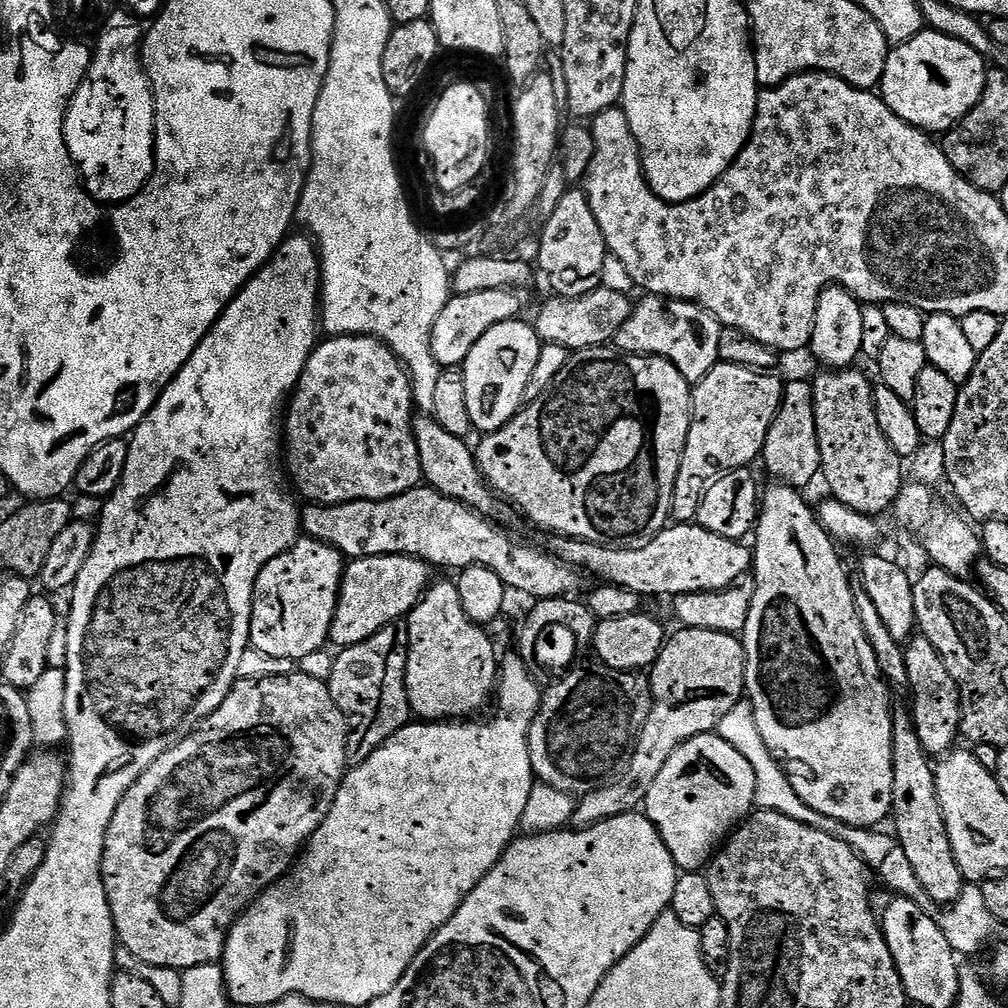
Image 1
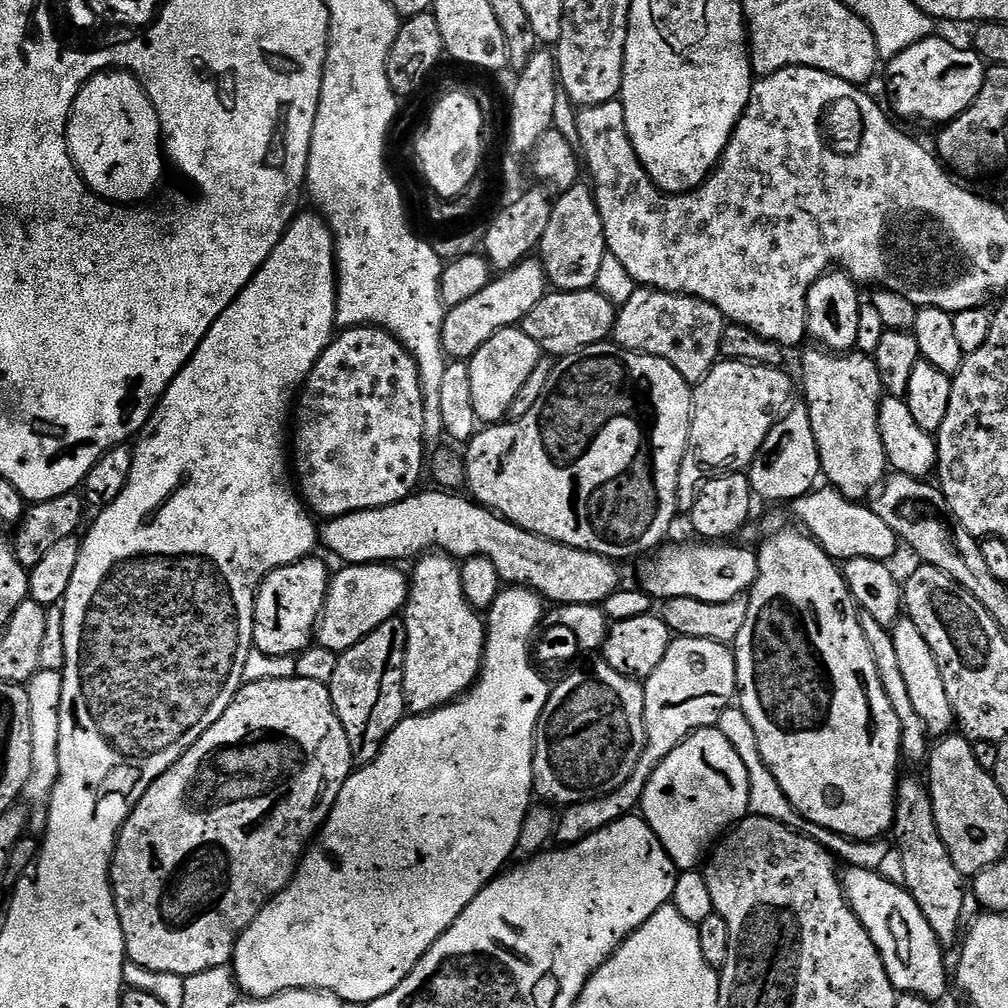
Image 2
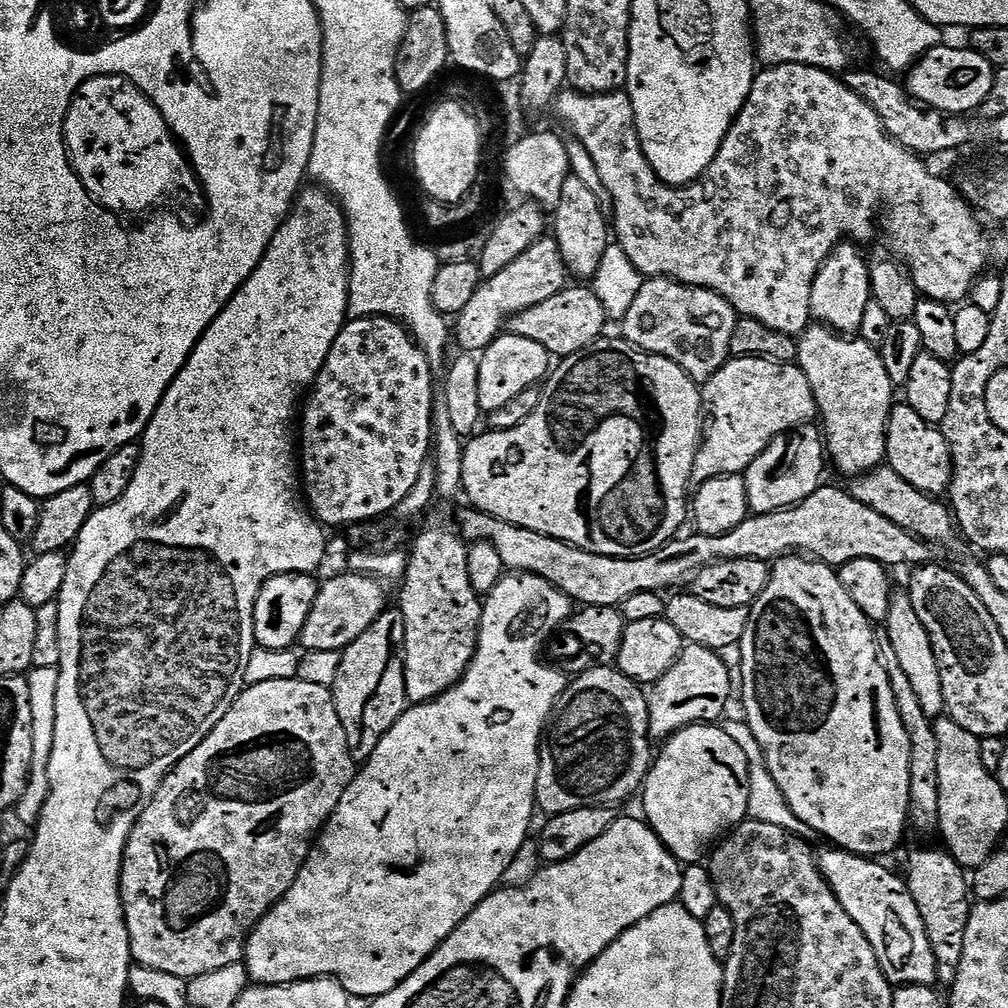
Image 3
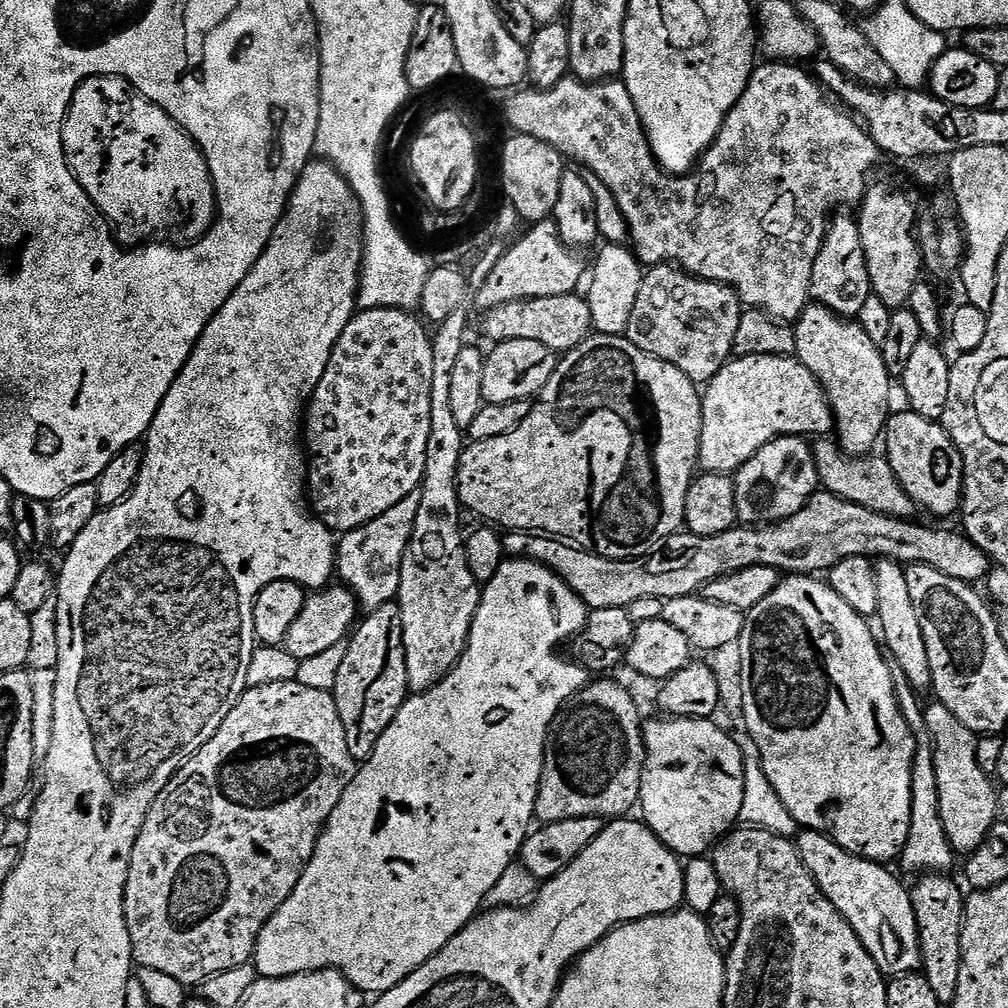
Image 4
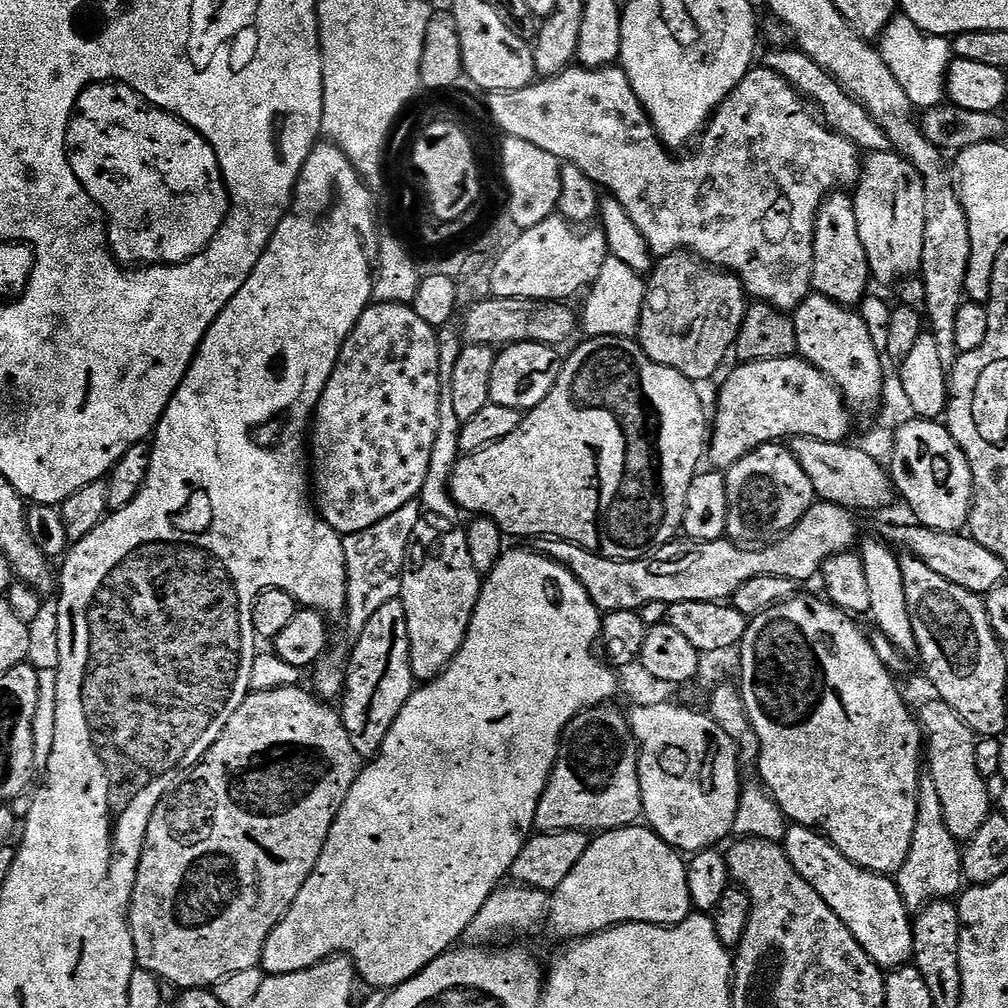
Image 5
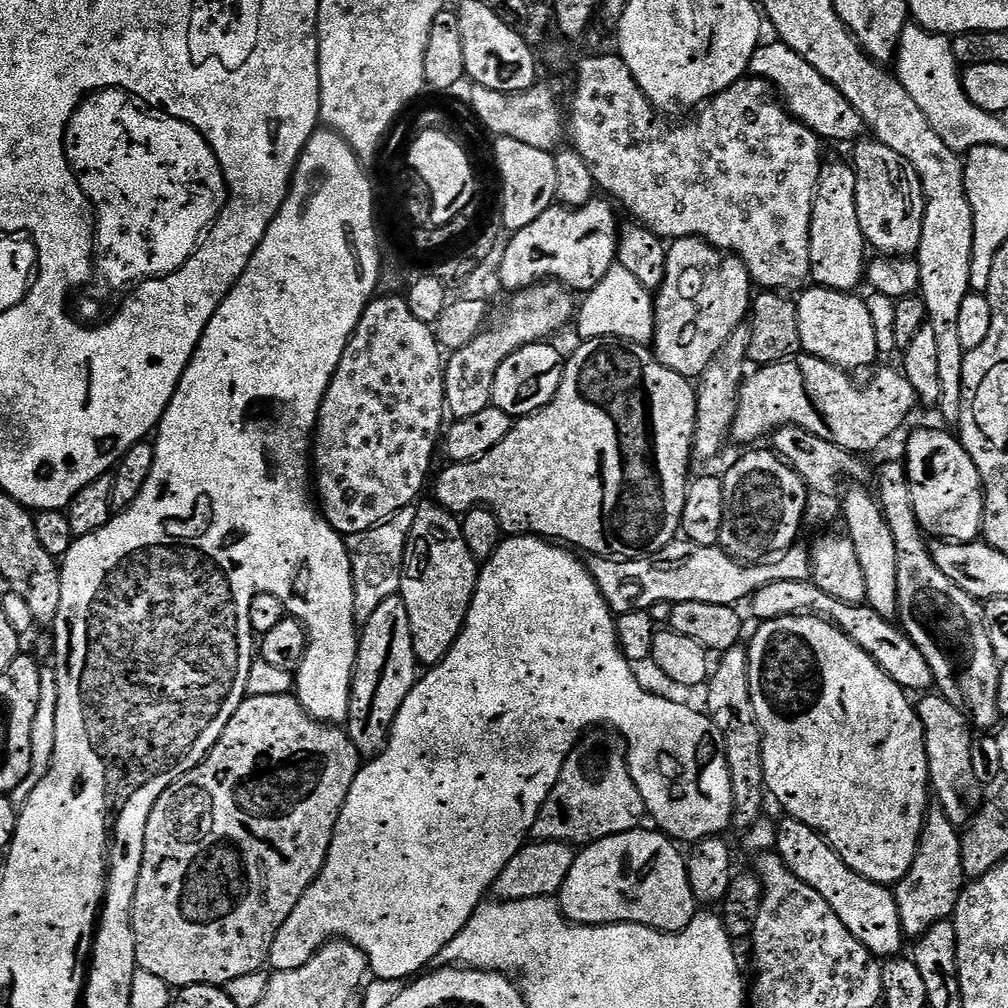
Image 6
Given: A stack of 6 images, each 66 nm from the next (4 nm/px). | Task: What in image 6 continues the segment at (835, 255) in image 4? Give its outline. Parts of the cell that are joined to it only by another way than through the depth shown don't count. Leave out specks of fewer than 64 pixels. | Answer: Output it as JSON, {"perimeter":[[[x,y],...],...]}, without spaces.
{"perimeter":[[[825,163],[820,170],[820,184],[816,188],[816,197],[812,199],[812,221],[810,222],[810,262],[813,285],[839,292],[852,292],[859,286],[860,280],[866,276],[866,241],[862,234],[862,226],[858,226],[858,210],[856,209],[856,171],[851,163]]]}

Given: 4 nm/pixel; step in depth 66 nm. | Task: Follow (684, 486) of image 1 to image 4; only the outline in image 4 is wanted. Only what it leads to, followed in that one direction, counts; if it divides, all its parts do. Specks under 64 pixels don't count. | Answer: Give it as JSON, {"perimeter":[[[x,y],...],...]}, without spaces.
{"perimeter":[[[738,356],[728,361],[722,370],[718,370],[715,378],[708,381],[702,392],[702,434],[700,435],[700,459],[699,467],[704,472],[719,472],[721,474],[734,474],[762,450],[771,440],[776,440],[779,436],[802,436],[805,438],[824,438],[833,431],[834,421],[832,419],[832,408],[828,405],[828,399],[824,393],[824,387],[810,374],[802,362],[790,356]]]}

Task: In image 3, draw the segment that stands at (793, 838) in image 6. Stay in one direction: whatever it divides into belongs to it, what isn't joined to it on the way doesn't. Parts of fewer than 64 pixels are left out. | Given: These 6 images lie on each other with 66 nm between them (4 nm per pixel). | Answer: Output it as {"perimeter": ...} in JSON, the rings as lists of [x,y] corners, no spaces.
{"perimeter":[[[828,846],[828,849],[818,856],[820,873],[824,875],[824,880],[834,890],[838,902],[842,902],[842,910],[858,922],[862,934],[874,946],[874,954],[886,974],[886,978],[893,986],[902,984],[931,984],[937,983],[936,979],[936,959],[934,950],[930,946],[930,938],[926,938],[926,926],[922,926],[922,914],[918,914],[918,906],[910,894],[907,883],[900,880],[888,868],[883,868],[883,863],[867,856],[855,856],[853,852],[845,852],[843,848]]]}

